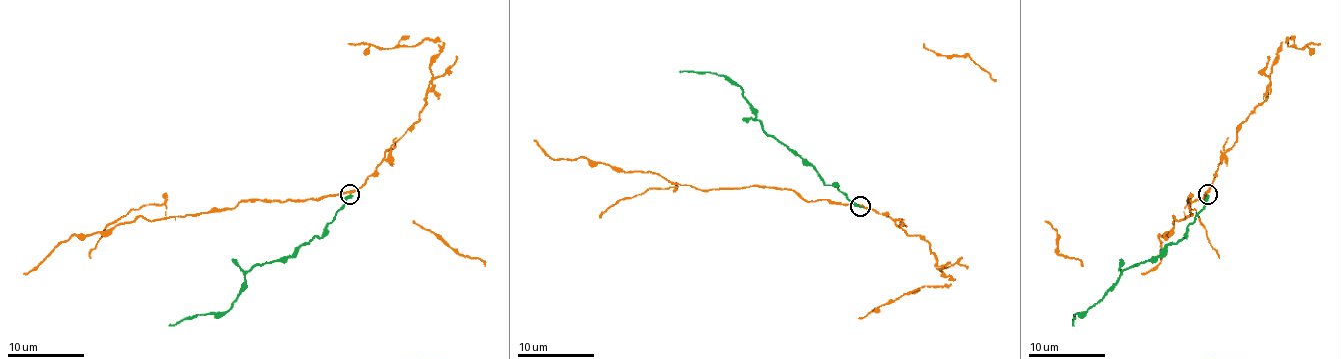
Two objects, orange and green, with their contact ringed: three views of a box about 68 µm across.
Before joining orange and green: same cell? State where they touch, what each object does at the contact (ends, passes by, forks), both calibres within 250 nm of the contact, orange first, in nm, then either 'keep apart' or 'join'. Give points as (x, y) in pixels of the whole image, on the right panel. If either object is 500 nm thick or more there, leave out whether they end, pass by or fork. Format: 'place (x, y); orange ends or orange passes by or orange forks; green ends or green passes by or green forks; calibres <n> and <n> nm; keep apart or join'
place (1207, 194); orange passes by; green ends; calibres 200 and 280 nm; keep apart

